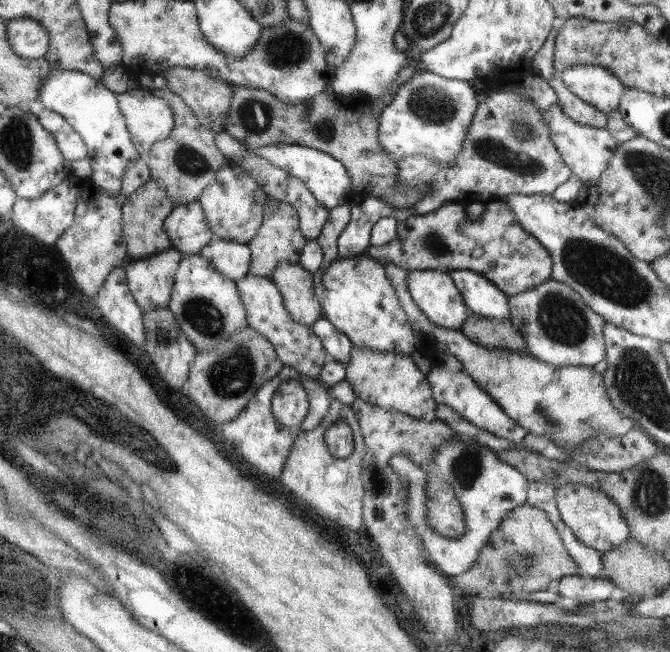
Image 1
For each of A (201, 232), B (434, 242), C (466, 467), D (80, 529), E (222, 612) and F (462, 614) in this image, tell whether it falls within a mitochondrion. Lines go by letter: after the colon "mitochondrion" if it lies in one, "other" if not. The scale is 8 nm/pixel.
A: other
B: mitochondrion
C: mitochondrion
D: other
E: other
F: other

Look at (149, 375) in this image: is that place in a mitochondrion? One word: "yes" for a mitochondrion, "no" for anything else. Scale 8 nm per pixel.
no

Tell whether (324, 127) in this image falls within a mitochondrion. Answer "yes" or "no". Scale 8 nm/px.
yes

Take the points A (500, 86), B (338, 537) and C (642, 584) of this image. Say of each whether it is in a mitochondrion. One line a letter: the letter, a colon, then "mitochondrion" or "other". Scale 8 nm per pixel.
A: other
B: other
C: other

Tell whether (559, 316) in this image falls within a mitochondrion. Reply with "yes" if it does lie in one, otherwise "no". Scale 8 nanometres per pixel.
yes

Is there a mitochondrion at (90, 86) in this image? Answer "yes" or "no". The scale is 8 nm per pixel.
no

